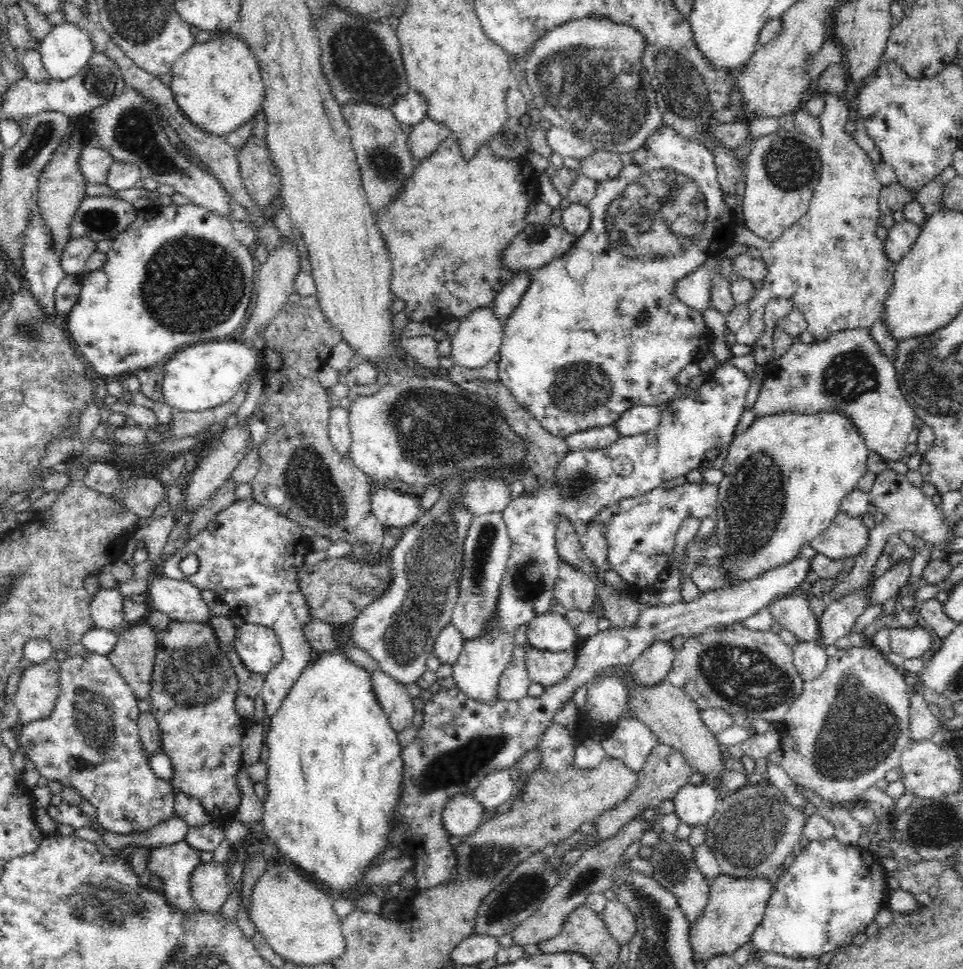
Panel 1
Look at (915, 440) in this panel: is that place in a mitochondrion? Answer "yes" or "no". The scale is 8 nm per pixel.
no

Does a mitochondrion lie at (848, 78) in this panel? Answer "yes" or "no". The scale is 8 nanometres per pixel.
no

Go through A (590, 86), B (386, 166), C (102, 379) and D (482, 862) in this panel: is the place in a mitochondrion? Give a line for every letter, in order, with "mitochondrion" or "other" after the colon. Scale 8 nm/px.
A: mitochondrion
B: mitochondrion
C: other
D: mitochondrion

